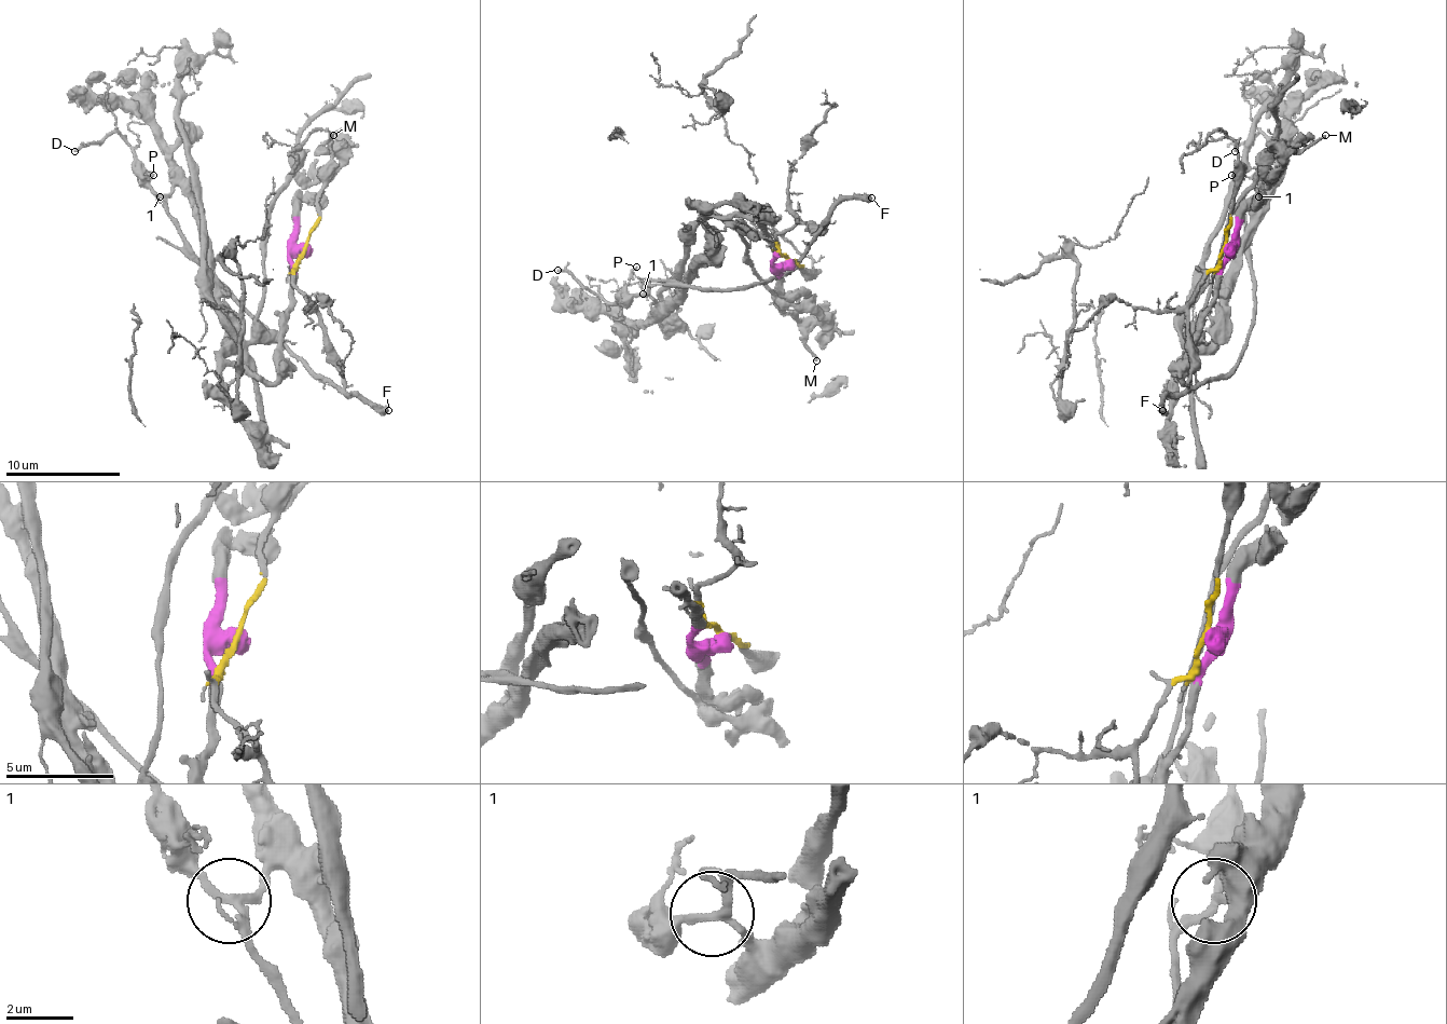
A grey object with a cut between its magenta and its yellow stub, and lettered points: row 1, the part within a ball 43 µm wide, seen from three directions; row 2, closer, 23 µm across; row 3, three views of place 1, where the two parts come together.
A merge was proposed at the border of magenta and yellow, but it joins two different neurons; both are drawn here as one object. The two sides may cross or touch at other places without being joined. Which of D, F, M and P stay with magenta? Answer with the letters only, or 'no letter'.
M

